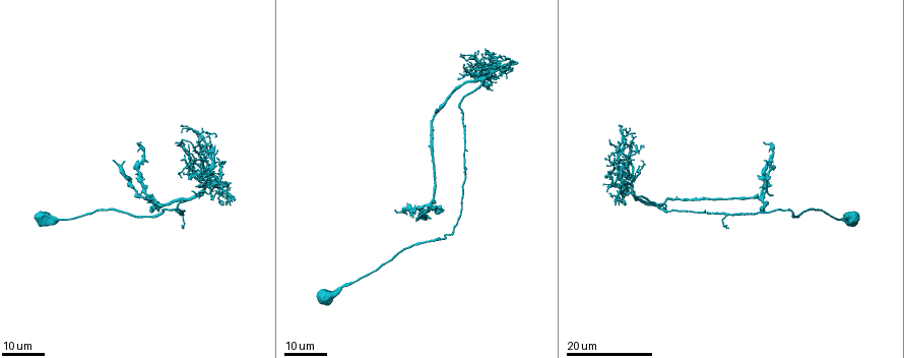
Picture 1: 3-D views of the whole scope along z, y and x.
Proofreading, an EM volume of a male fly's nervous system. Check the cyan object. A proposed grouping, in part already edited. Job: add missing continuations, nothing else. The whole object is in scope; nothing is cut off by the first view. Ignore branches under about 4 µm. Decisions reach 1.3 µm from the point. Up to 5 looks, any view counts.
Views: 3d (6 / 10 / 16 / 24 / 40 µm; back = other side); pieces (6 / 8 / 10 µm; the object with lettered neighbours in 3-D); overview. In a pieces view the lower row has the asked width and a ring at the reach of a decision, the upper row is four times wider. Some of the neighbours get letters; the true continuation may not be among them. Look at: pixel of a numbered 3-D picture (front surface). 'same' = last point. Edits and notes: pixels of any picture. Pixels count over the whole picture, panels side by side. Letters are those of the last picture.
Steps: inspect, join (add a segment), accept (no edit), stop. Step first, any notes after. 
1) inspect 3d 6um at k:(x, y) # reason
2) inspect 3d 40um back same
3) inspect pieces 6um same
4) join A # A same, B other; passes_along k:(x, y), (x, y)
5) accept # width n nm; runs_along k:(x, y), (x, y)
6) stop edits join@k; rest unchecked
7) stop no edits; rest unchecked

inspect 3d 16um at 1:(140, 143) # branch stops here

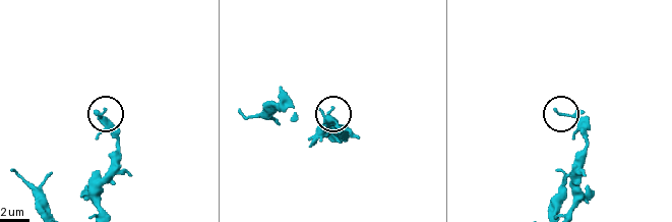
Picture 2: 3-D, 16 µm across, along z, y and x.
inspect pieces 6um at 2:(556, 111) # what lies round it

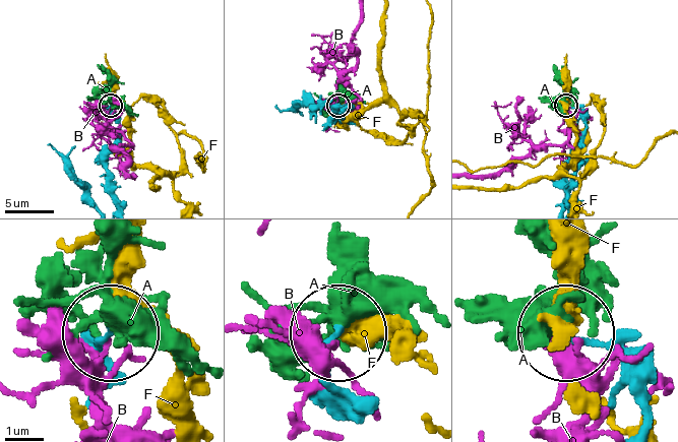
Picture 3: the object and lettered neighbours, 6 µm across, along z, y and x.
accept # A other, B other, F other; no lettered segment goes on from it

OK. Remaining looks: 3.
inspect 3d 16um at 1:(770, 193) # an open end

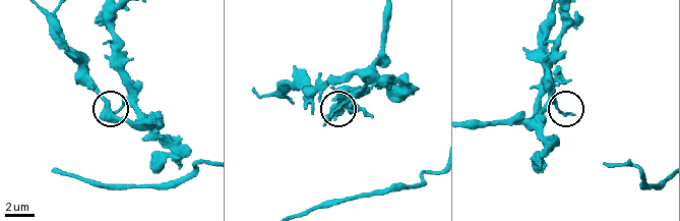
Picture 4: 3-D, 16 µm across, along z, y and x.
inspect pieces 8um at 4:(332, 114) # what lies round it

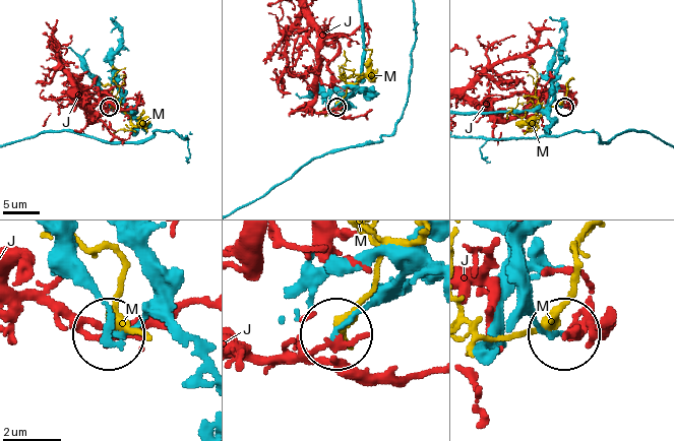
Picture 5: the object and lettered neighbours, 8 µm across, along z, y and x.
accept # J other, M other; none of them fits

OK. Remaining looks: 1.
stop no edits; rest unchecked

